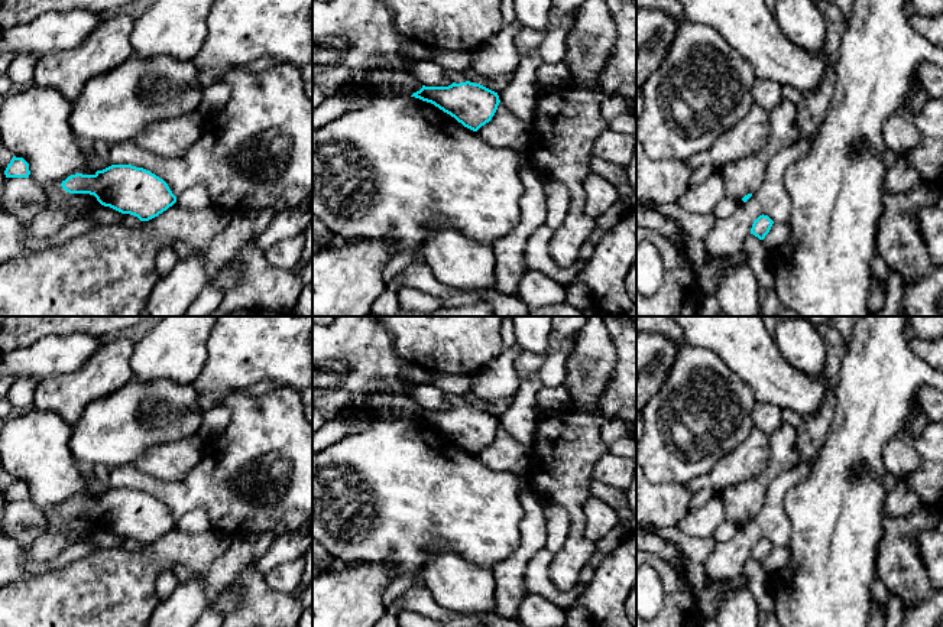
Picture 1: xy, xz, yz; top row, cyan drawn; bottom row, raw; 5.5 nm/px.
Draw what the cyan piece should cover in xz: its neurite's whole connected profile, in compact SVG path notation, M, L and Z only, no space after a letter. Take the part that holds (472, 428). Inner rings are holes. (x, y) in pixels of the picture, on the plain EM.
M470 405L448 410L422 409L411 420L434 428L473 455L492 444L500 426L498 416Z

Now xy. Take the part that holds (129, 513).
M111 488L94 498L75 497L62 504L69 517L90 517L121 537L149 545L176 526L168 507L143 491Z

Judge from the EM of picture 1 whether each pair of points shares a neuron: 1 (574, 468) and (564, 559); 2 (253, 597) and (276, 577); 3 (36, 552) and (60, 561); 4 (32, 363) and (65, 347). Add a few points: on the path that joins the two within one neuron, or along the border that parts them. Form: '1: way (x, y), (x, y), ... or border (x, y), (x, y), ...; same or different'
1: way (574, 491), (576, 536); same
2: border (263, 574), (265, 582), (271, 588), (295, 594); different
3: border (73, 543), (48, 561), (31, 562), (25, 569); different
4: way (41, 360), (57, 354); same

